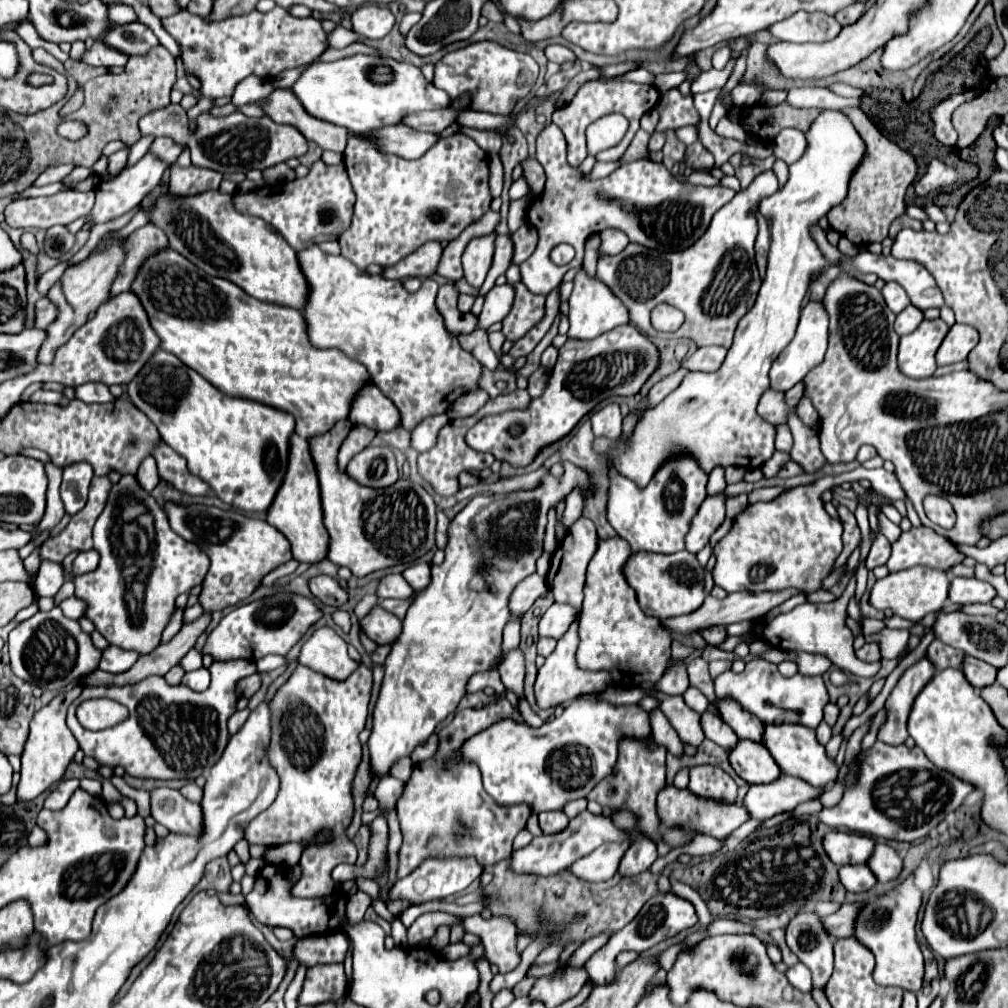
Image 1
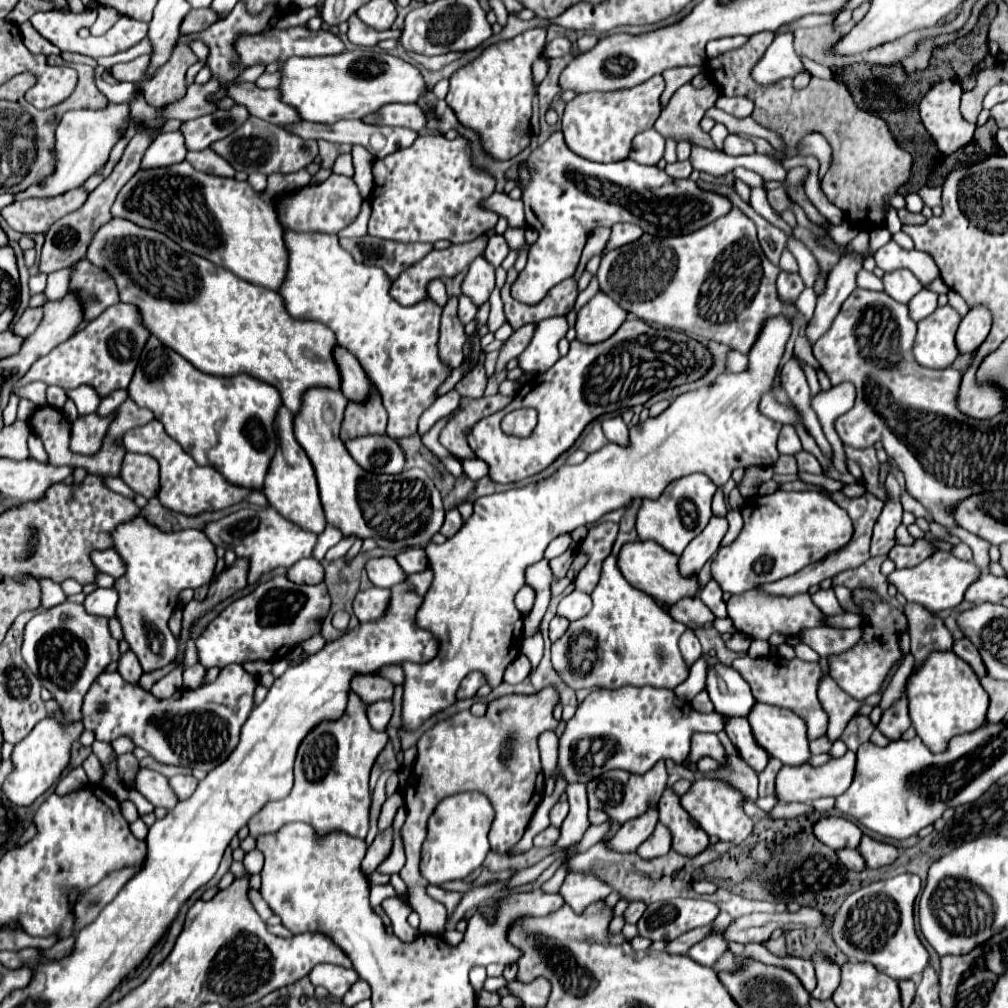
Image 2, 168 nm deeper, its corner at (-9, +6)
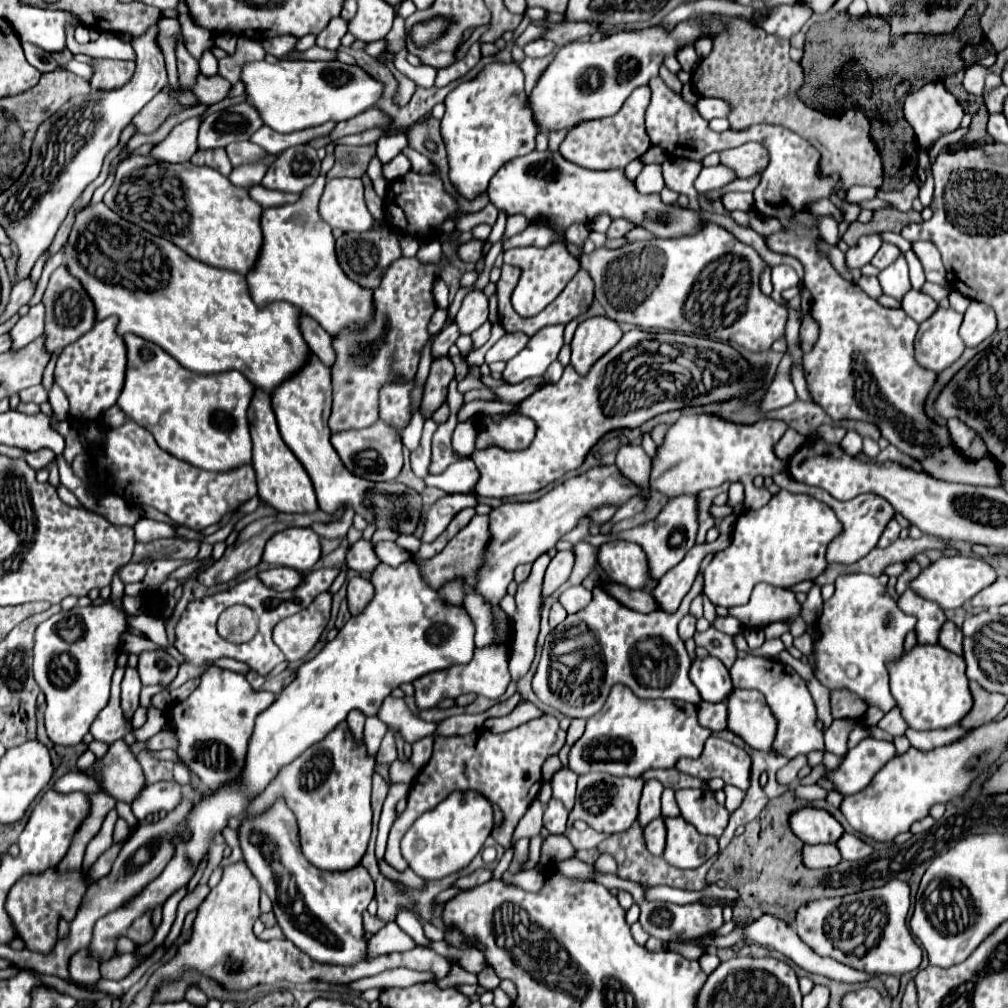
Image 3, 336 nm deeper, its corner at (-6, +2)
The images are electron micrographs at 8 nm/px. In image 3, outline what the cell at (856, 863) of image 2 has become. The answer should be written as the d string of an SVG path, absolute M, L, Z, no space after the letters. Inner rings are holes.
M807 845L803 849L803 861L811 869L825 869L835 867L841 863L841 853L837 845Z

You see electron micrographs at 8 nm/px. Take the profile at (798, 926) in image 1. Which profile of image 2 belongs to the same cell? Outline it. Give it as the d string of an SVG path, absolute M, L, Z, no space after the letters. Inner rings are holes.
M822 953L814 955L814 965L816 965L816 977L818 977L818 985L816 989L810 993L810 997L816 997L820 1001L830 999L834 989L840 985L840 967L830 963Z

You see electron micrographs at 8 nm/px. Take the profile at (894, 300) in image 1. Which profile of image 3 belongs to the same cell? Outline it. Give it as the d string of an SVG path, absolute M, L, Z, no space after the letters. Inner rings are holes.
M903 255L893 265L889 265L887 269L883 269L877 279L881 283L883 293L885 295L891 295L897 301L901 301L905 297L905 293L911 291L909 271L907 271L907 263L905 263L905 257Z

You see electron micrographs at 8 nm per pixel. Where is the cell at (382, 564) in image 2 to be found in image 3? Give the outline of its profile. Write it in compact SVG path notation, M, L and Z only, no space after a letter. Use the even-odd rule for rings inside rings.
M359 539L349 551L347 551L347 567L355 569L359 573L373 573L379 565L379 557L375 555L375 549L369 541Z

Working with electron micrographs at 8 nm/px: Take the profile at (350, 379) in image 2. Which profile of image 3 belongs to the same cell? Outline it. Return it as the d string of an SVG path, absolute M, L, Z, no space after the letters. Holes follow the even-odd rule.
M305 317L305 341L309 341L313 353L323 365L327 365L329 369L335 365L333 337L329 337L329 333L325 333L325 329L321 329L321 325L317 325L317 321L313 321L311 317Z

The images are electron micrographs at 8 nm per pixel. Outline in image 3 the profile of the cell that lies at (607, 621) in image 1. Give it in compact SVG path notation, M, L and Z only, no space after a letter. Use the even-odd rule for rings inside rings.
M710 553L702 561L695 583L673 614L633 613L633 609L619 605L619 601L613 595L605 593L603 587L595 587L593 601L579 613L569 614L565 619L567 620L565 627L569 629L575 629L581 623L586 624L591 633L591 645L587 647L587 651L579 647L577 657L575 655L557 657L551 651L555 637L549 635L543 645L543 657L537 667L537 673L533 677L535 695L545 705L561 711L565 717L581 717L581 719L591 717L603 707L605 697L609 695L609 689L615 683L627 685L637 697L643 699L679 699L699 705L701 695L693 685L693 681L689 679L691 659L685 651L683 641L677 635L677 625L681 617L687 615L693 599L702 593L703 573L714 555L715 553Z

